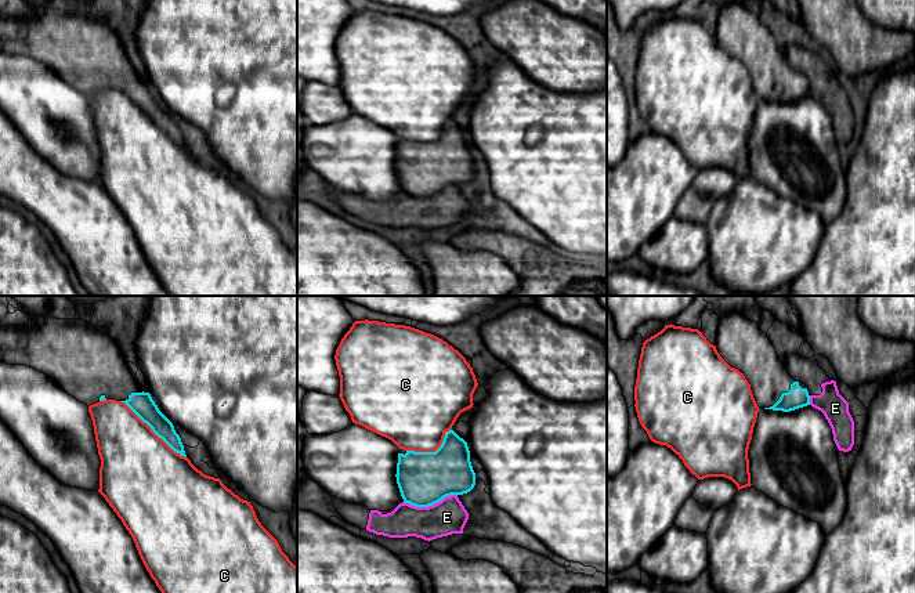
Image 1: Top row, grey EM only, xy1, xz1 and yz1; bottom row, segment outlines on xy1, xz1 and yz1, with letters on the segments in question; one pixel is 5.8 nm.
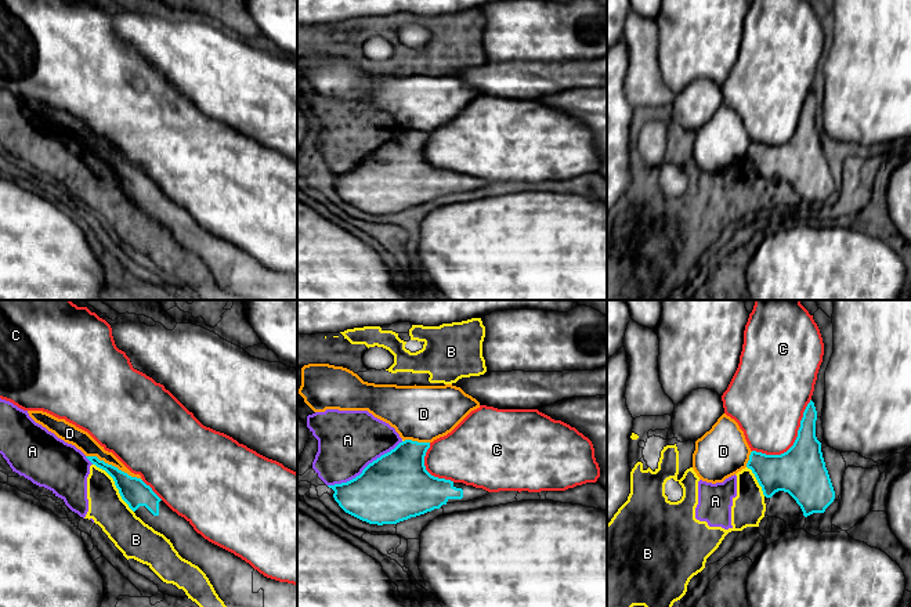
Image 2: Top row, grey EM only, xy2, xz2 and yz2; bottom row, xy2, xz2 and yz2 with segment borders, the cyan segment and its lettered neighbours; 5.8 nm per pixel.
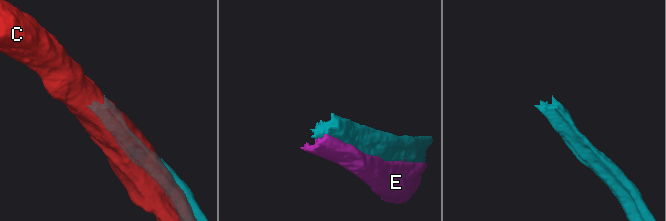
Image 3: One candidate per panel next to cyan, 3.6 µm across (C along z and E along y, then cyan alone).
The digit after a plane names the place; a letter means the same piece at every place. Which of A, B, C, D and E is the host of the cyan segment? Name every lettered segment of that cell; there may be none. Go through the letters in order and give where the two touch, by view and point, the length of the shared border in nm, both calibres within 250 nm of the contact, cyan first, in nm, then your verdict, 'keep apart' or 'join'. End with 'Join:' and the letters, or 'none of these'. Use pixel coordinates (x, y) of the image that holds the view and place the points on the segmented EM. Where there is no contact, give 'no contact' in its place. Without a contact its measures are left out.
A: meets cyan in xz2 at (365, 468); contact 500 nm long; 400 nm thick on the cyan side, 360 nm on the other; keep apart
B: meets cyan in xy2 at (115, 484); contact 380 nm long; 160 nm thick on the cyan side, 200 nm on the other; keep apart
C: meets cyan in yz2 at (795, 441); contact 460 nm long; 280 nm thick on the cyan side, 400 nm on the other; keep apart
D: meets cyan in xy2 at (114, 466); contact 360 nm long; 160 nm thick on the cyan side, 110 nm on the other; keep apart
E: meets cyan in xz1 at (430, 505); contact 320 nm long; 320 nm thick on the cyan side, 200 nm on the other; keep apart
Join: none of these

